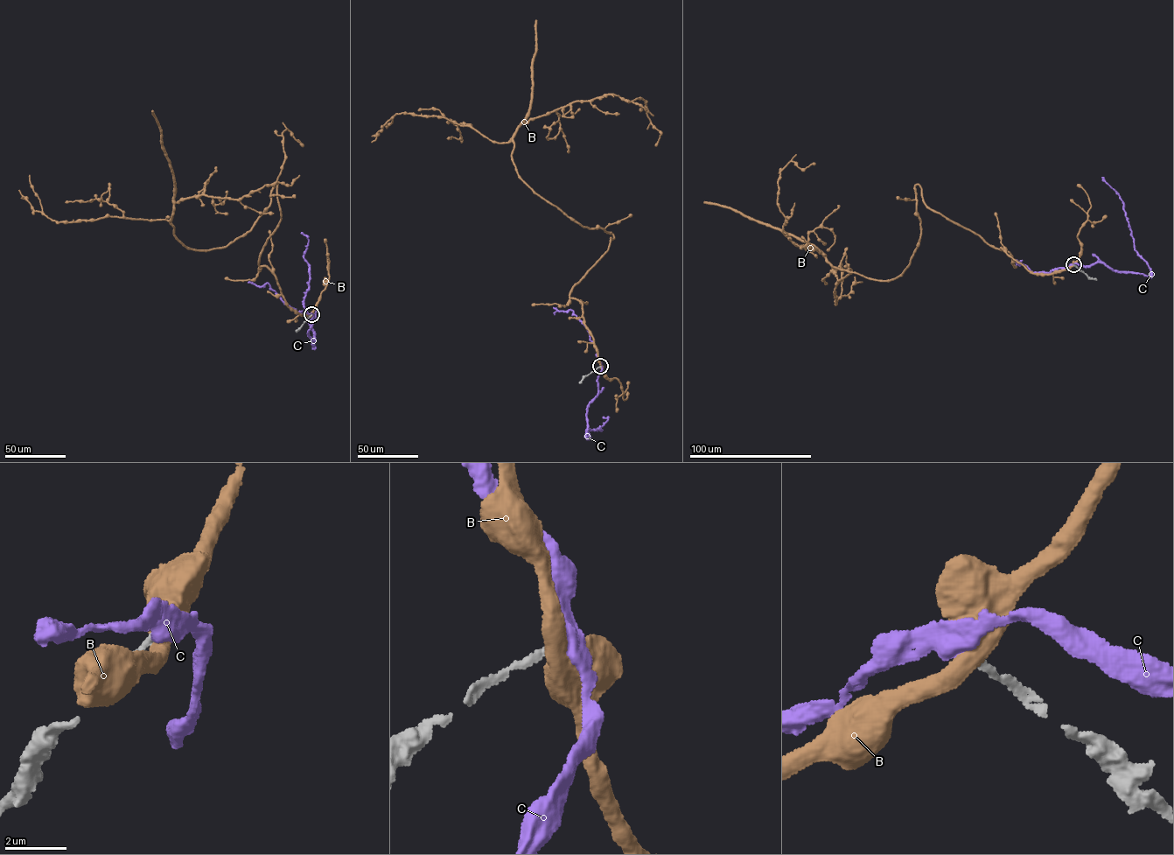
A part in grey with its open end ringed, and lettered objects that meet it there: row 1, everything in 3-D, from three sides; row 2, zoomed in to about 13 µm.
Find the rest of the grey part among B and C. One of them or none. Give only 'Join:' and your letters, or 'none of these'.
Join: C

